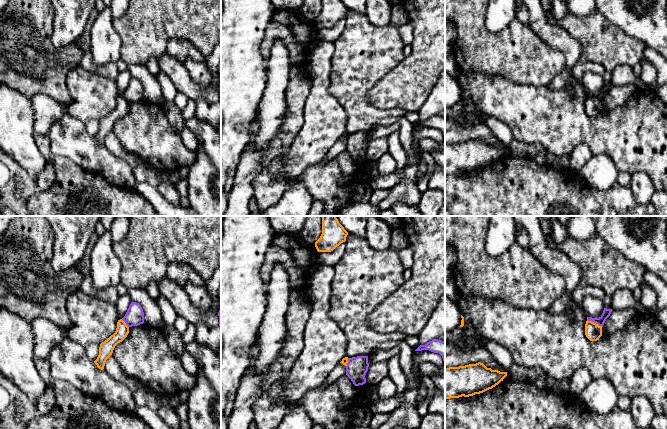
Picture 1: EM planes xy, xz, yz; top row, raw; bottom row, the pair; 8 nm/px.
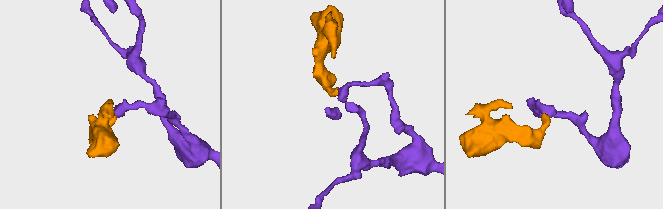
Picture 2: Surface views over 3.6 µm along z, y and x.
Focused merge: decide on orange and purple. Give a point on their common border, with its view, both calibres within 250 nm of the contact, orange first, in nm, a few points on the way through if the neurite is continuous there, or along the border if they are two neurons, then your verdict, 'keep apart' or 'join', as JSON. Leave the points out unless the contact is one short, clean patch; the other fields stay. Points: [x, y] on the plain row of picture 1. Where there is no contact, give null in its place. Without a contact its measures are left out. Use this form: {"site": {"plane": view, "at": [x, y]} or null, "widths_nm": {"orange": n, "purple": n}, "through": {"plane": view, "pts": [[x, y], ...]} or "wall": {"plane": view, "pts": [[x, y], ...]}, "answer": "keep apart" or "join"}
{"site": {"plane": "yz", "at": [595, 99]}, "widths_nm": {"orange": 140, "purple": 70}, "wall": {"plane": "yz", "pts": [[587, 95], [602, 102]]}, "answer": "keep apart"}

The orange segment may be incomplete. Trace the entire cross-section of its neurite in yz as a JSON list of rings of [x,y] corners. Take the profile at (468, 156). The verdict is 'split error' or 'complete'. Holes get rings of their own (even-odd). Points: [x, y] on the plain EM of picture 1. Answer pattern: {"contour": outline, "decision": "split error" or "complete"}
{"contour": [[[483,139],[469,140],[459,143],[445,144],[445,175],[469,173],[483,169],[498,161],[507,152],[507,148],[500,148],[487,144]]], "decision": "complete"}

